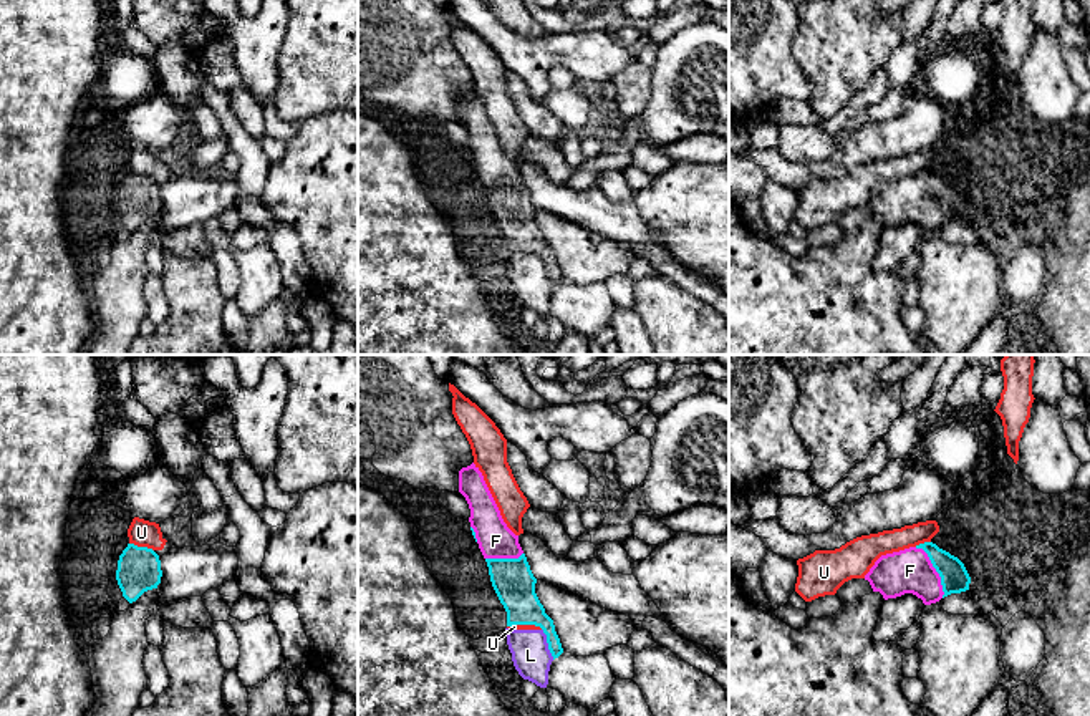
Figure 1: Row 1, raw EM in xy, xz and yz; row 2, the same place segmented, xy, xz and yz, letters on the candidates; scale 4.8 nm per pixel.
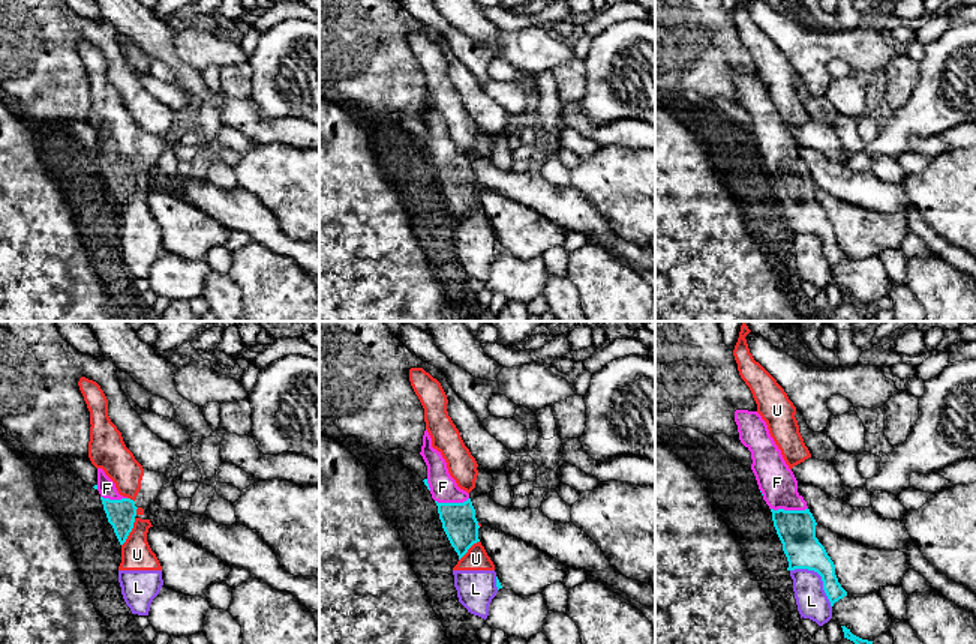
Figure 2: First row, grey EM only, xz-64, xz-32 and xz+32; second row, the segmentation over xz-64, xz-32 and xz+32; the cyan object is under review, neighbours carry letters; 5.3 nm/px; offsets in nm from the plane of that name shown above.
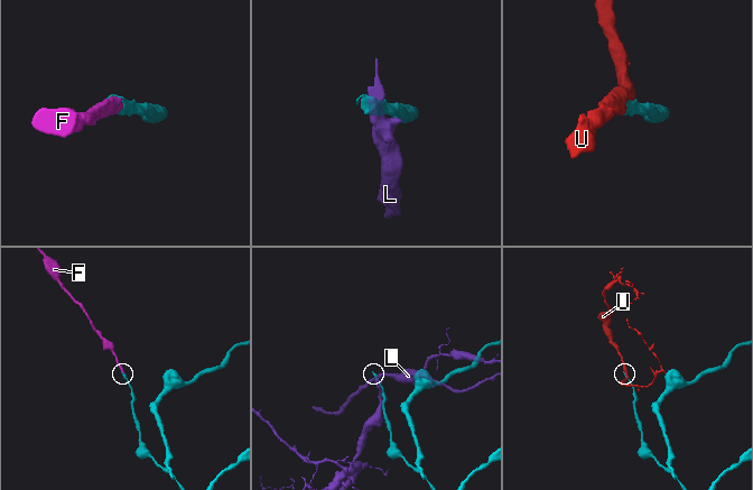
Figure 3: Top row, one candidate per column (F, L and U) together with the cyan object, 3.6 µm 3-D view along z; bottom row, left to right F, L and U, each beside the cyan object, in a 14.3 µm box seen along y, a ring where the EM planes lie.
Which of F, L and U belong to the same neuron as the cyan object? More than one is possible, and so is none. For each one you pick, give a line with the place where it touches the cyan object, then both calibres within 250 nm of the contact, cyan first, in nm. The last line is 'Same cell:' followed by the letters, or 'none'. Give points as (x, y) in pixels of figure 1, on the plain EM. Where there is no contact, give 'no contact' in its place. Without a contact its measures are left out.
F: meets cyan in yz at (936, 199); 140 nm thick on the cyan side, 220 nm on the other
Same cell: F

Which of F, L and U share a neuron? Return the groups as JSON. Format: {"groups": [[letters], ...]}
{"groups": [["F"], ["L", "U"]]}

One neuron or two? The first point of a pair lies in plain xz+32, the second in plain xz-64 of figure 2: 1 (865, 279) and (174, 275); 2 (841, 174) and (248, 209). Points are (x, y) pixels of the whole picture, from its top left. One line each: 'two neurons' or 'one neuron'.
1: one neuron
2: one neuron

